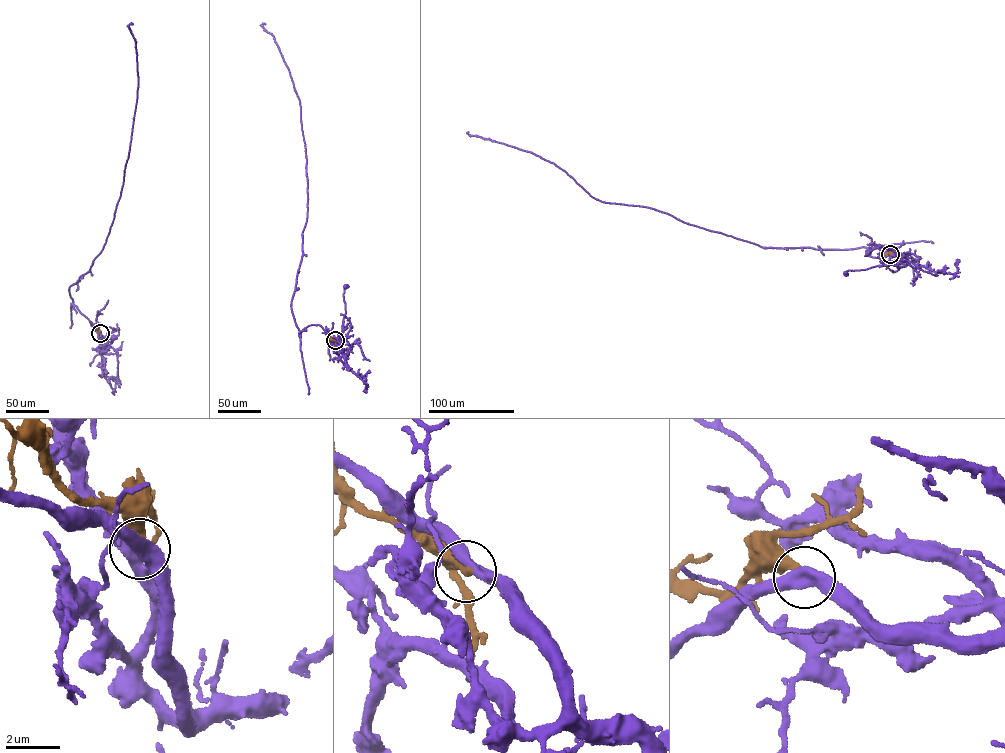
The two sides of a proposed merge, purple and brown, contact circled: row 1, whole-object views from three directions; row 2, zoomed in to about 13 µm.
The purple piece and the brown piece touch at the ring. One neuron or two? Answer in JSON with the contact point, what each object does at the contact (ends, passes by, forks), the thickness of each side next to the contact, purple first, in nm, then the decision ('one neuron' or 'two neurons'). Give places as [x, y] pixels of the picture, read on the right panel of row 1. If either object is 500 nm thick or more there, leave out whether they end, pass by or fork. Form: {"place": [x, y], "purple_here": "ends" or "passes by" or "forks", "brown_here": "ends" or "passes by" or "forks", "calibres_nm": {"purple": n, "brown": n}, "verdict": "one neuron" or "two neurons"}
{"place": [890, 254], "purple_here": "passes by", "brown_here": "ends", "calibres_nm": {"purple": 440, "brown": 340}, "verdict": "two neurons"}

